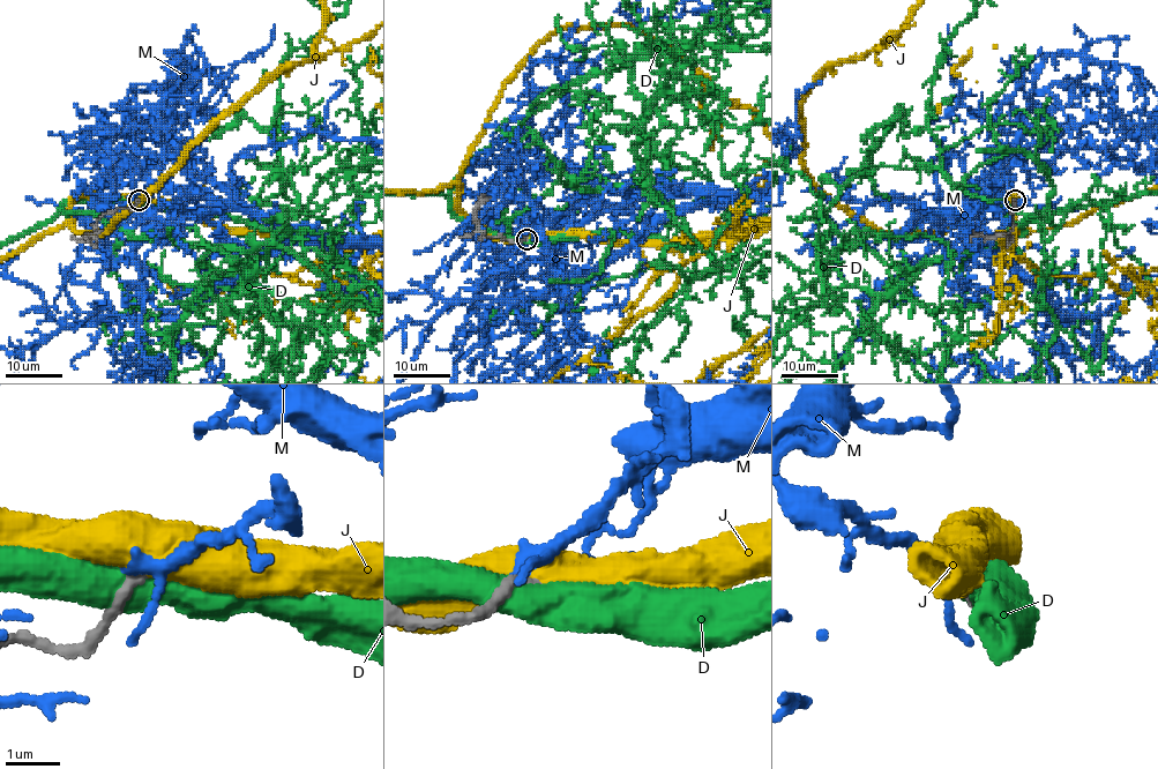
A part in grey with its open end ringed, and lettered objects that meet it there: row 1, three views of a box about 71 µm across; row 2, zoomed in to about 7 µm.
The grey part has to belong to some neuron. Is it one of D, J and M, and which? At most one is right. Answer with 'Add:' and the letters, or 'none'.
Add: none

